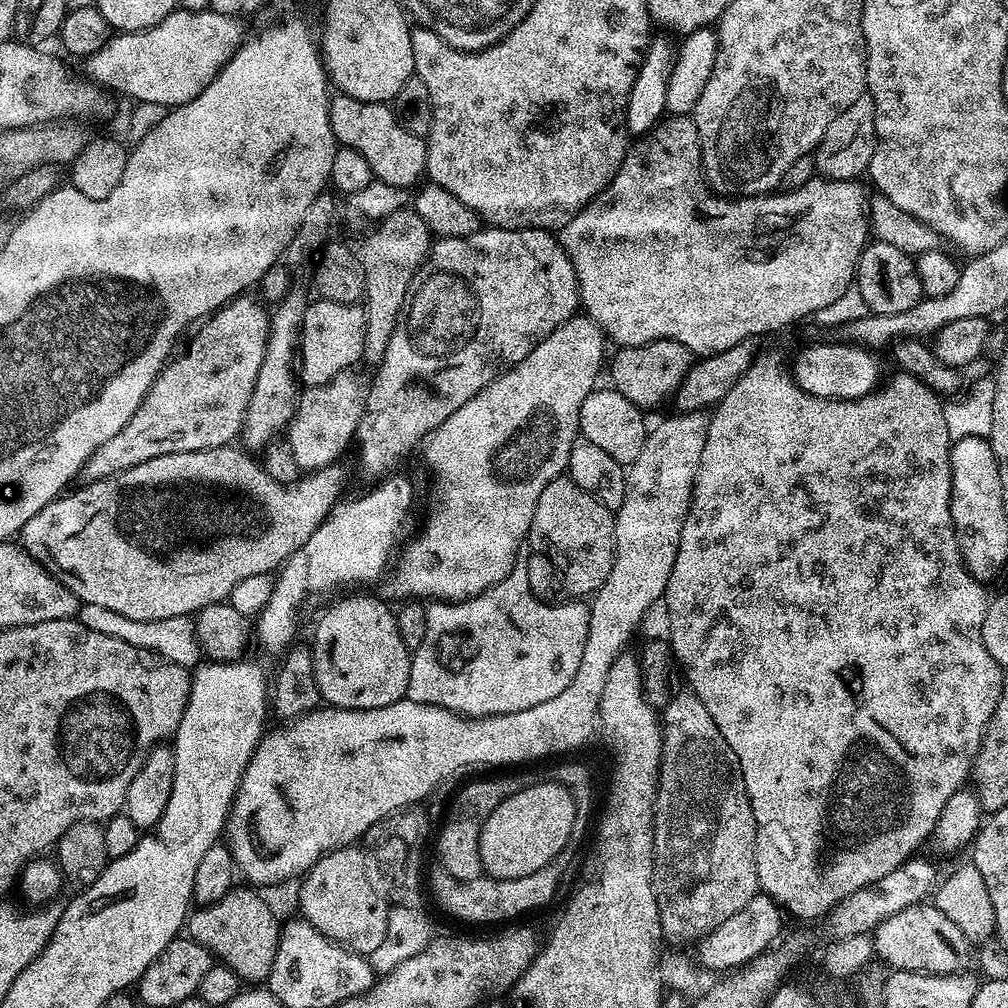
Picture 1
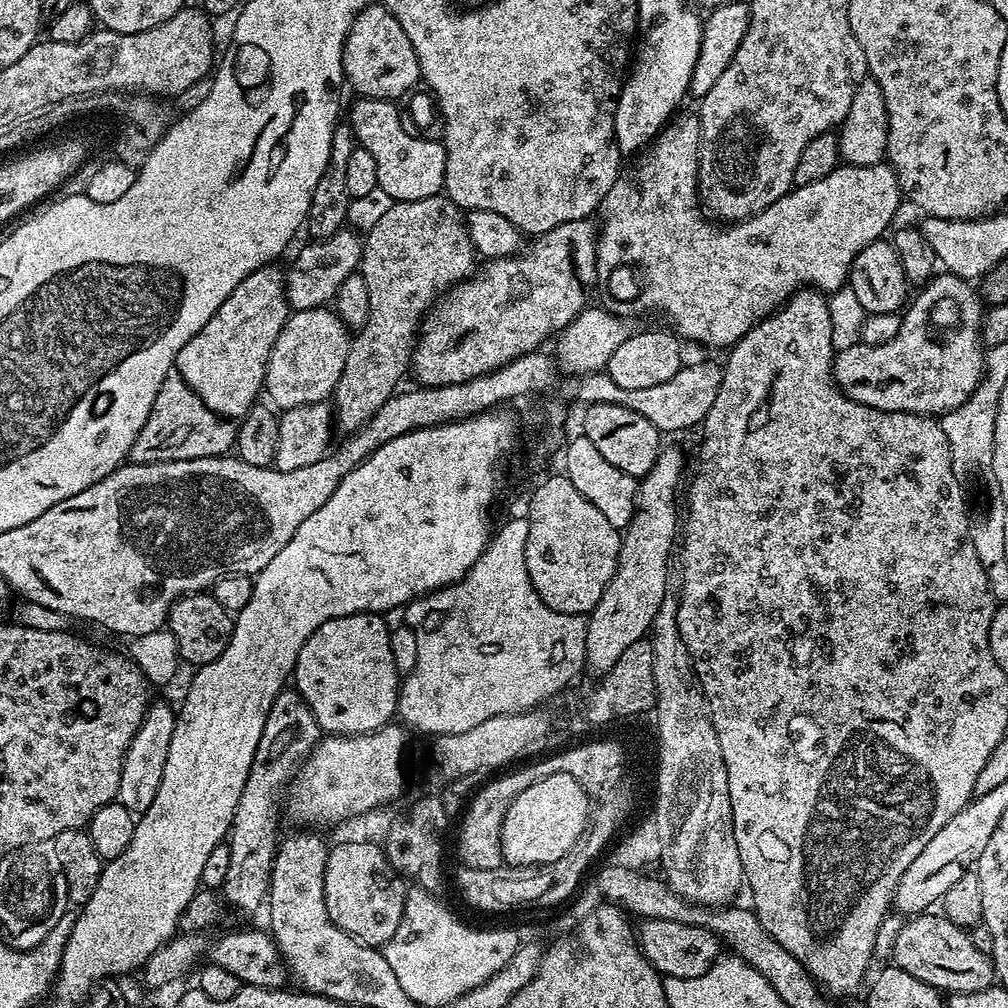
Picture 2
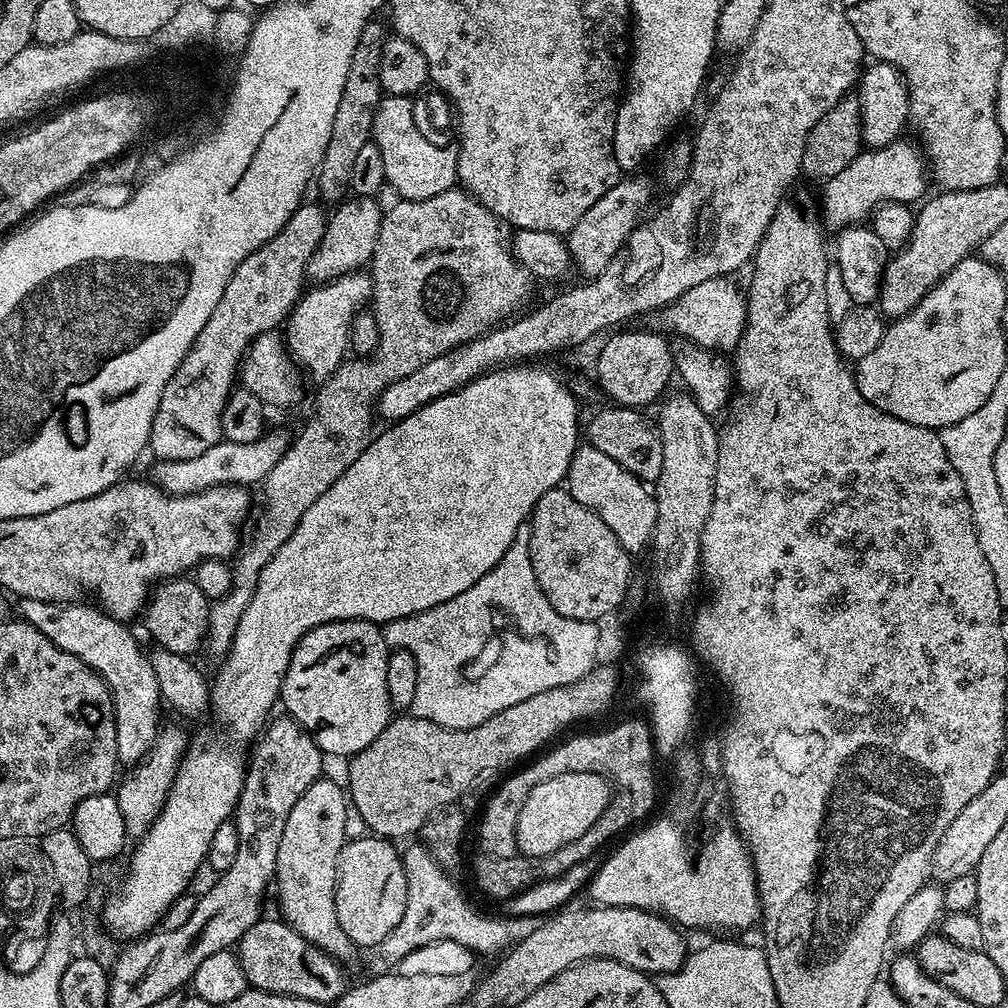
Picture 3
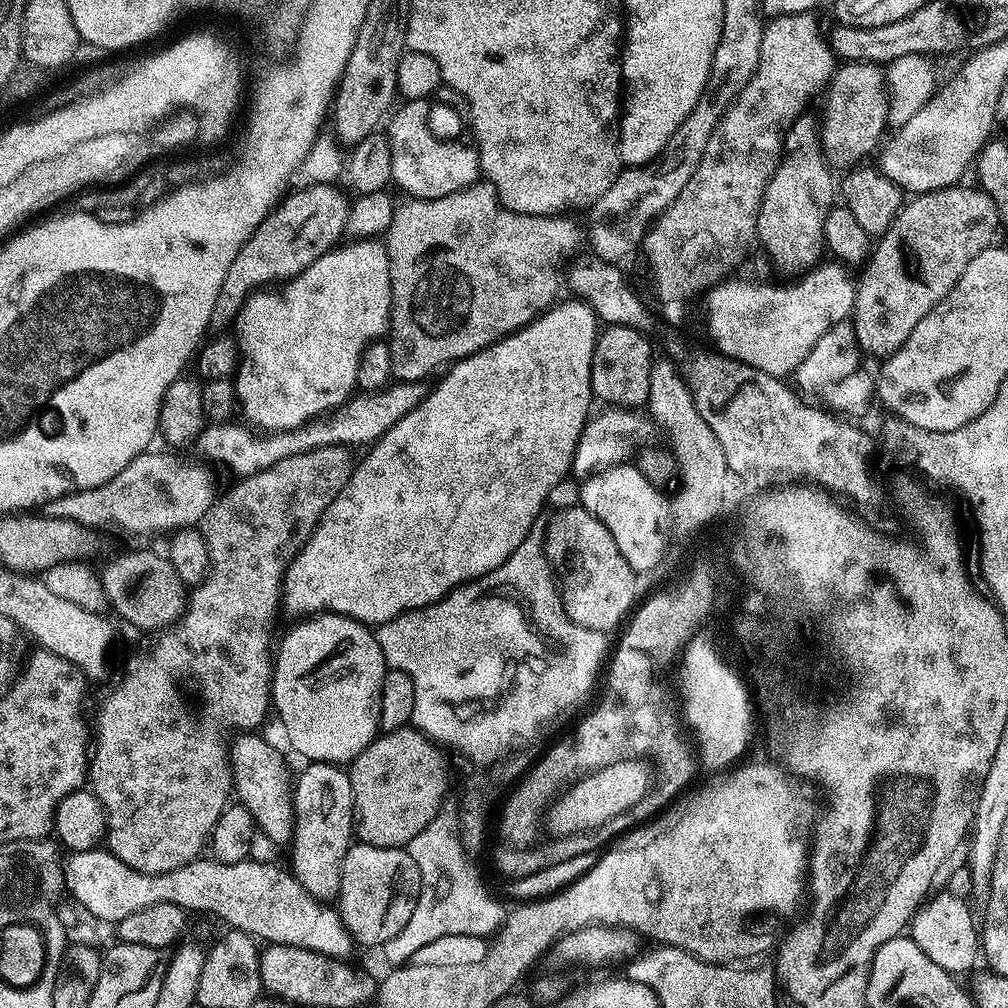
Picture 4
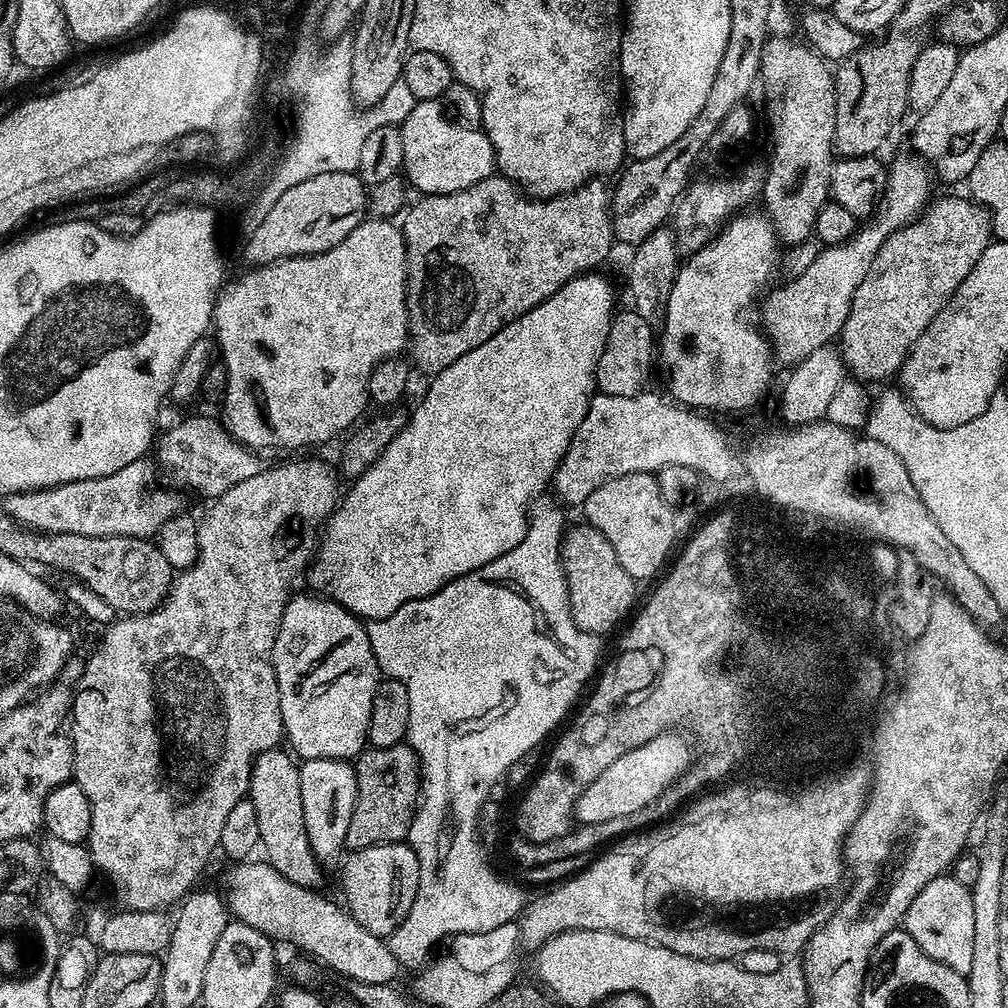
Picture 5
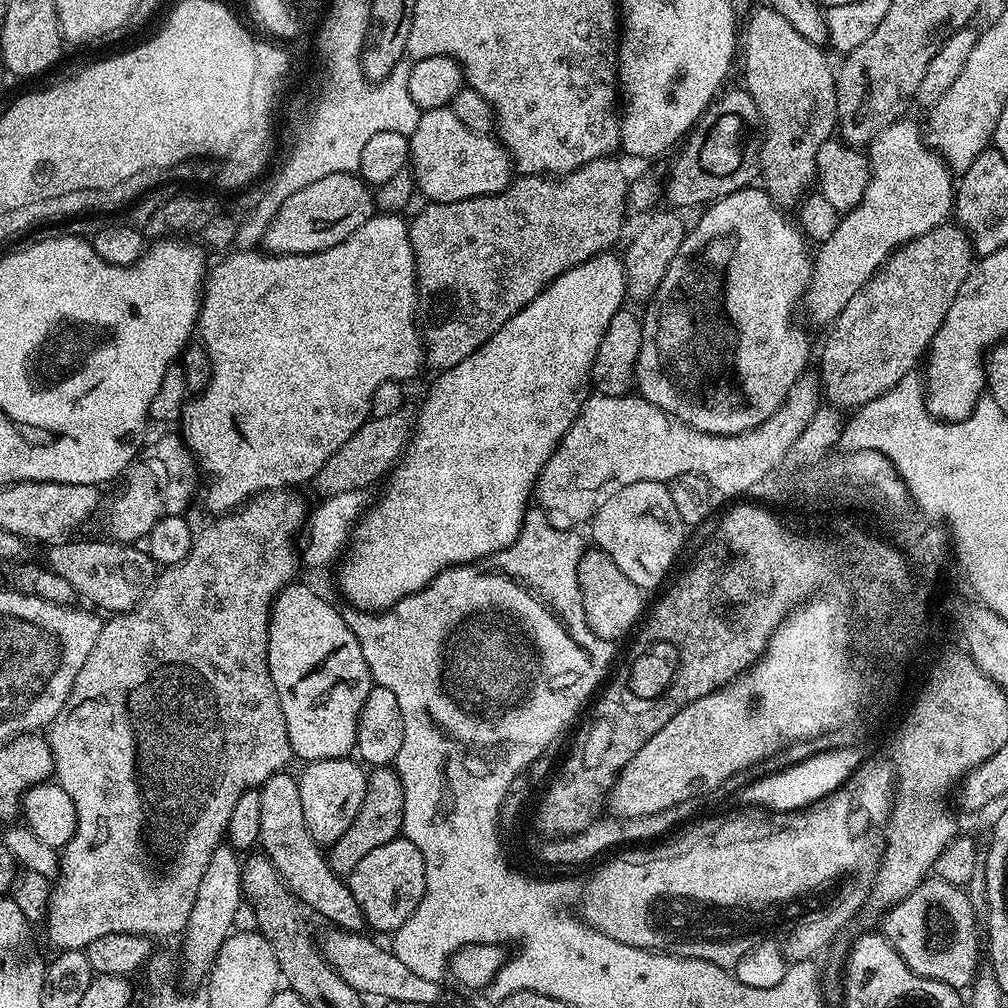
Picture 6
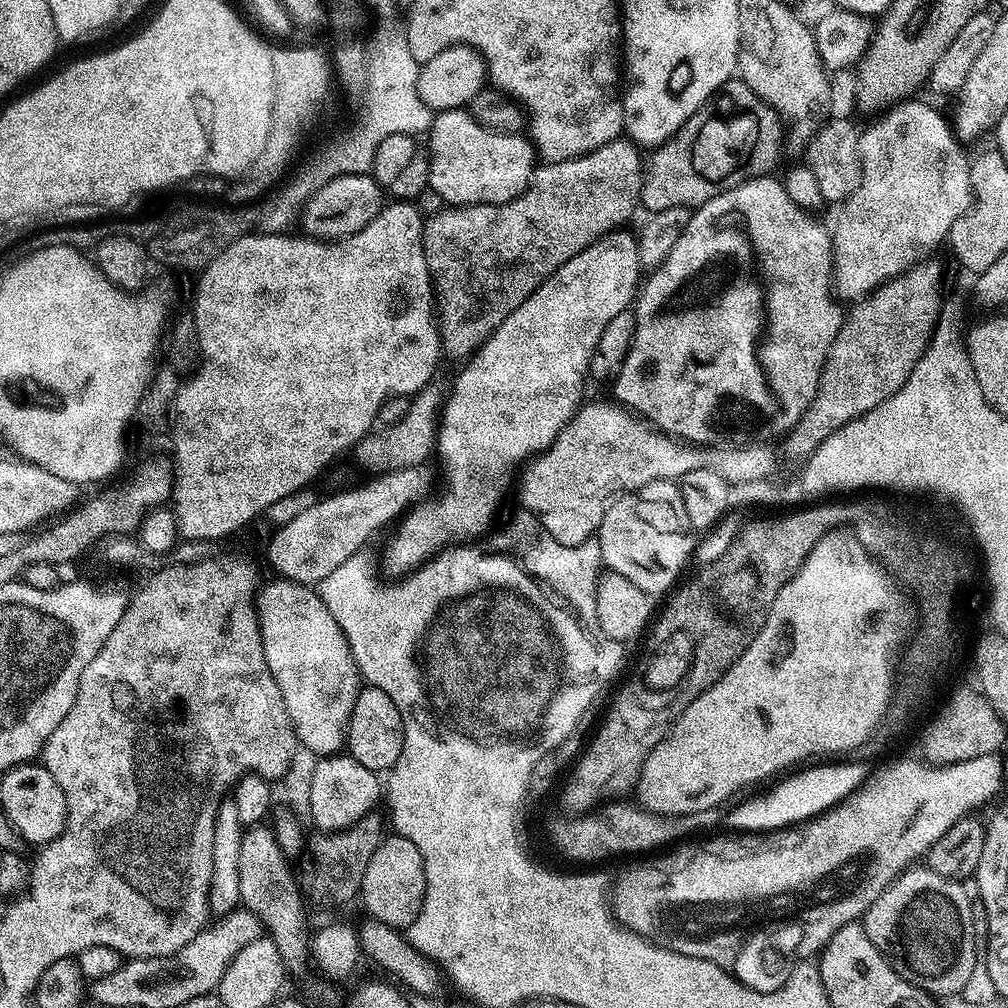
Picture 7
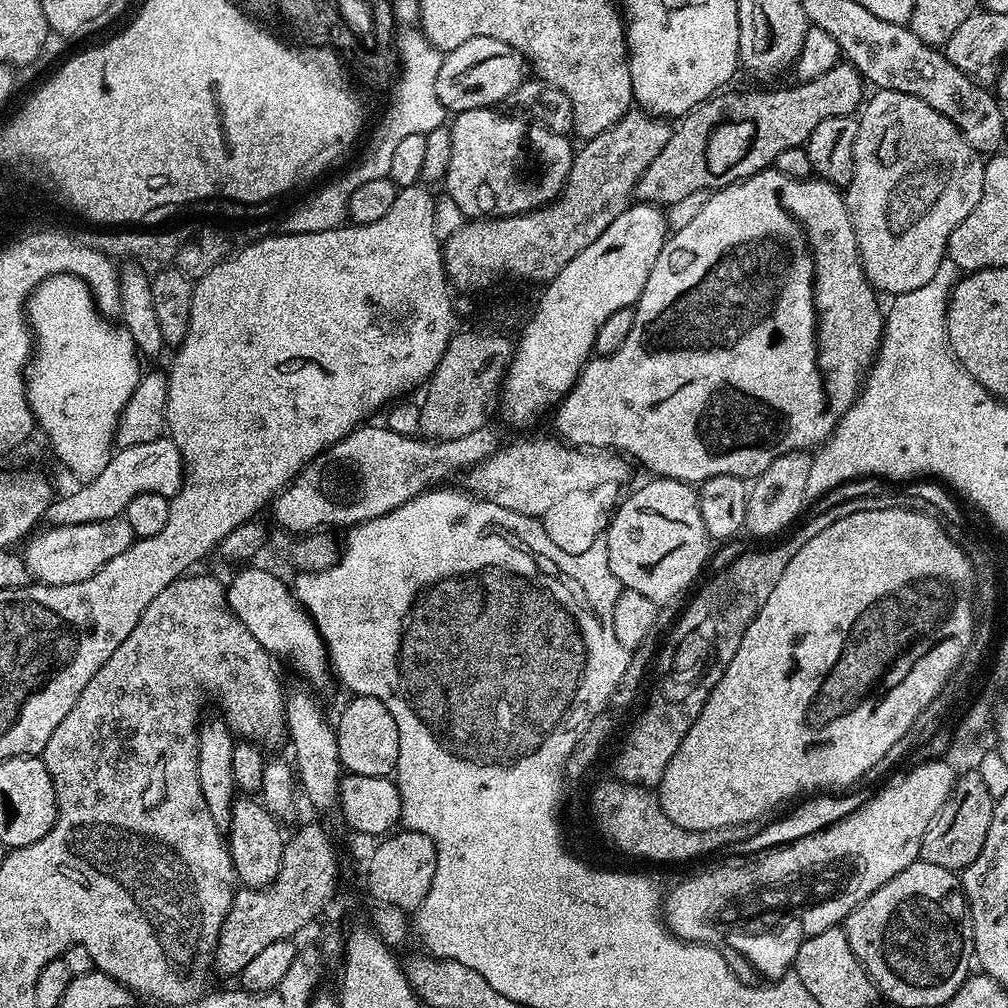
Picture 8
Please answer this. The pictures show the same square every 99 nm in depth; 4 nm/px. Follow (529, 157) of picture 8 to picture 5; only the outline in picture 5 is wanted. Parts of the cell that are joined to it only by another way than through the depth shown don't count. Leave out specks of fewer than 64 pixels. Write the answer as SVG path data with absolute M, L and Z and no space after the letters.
M417 100L414 110L410 110L404 123L399 125L399 130L404 155L402 172L407 183L415 191L417 188L417 193L425 196L450 194L466 190L476 182L482 182L482 178L493 175L496 153L488 135L479 127L464 128L453 122L446 115L440 100Z

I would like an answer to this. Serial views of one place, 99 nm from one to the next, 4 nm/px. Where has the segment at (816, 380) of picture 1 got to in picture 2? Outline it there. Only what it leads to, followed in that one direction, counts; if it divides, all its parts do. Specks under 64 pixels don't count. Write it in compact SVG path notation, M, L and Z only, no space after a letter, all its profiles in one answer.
M933 275L917 291L916 301L914 296L907 305L898 334L890 342L861 342L835 353L832 377L844 395L878 410L939 418L974 394L984 378L982 321L986 308L981 293L969 281L940 275Z

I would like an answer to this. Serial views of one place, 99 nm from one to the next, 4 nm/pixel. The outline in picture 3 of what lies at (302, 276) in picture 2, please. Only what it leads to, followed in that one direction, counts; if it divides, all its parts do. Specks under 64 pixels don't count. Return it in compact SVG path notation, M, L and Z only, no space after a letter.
M353 195L338 204L329 215L323 240L307 262L307 279L321 285L337 280L346 273L367 269L372 263L374 246L378 246L378 230L382 230L385 209L371 196Z

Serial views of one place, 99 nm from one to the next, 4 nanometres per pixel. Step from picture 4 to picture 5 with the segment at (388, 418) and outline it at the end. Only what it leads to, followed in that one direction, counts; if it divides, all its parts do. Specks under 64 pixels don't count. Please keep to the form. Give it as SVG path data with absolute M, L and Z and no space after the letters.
M194 416L166 431L156 442L158 460L168 474L173 487L190 488L213 500L230 490L232 485L258 474L264 467L243 444L231 436L227 427L216 417Z

